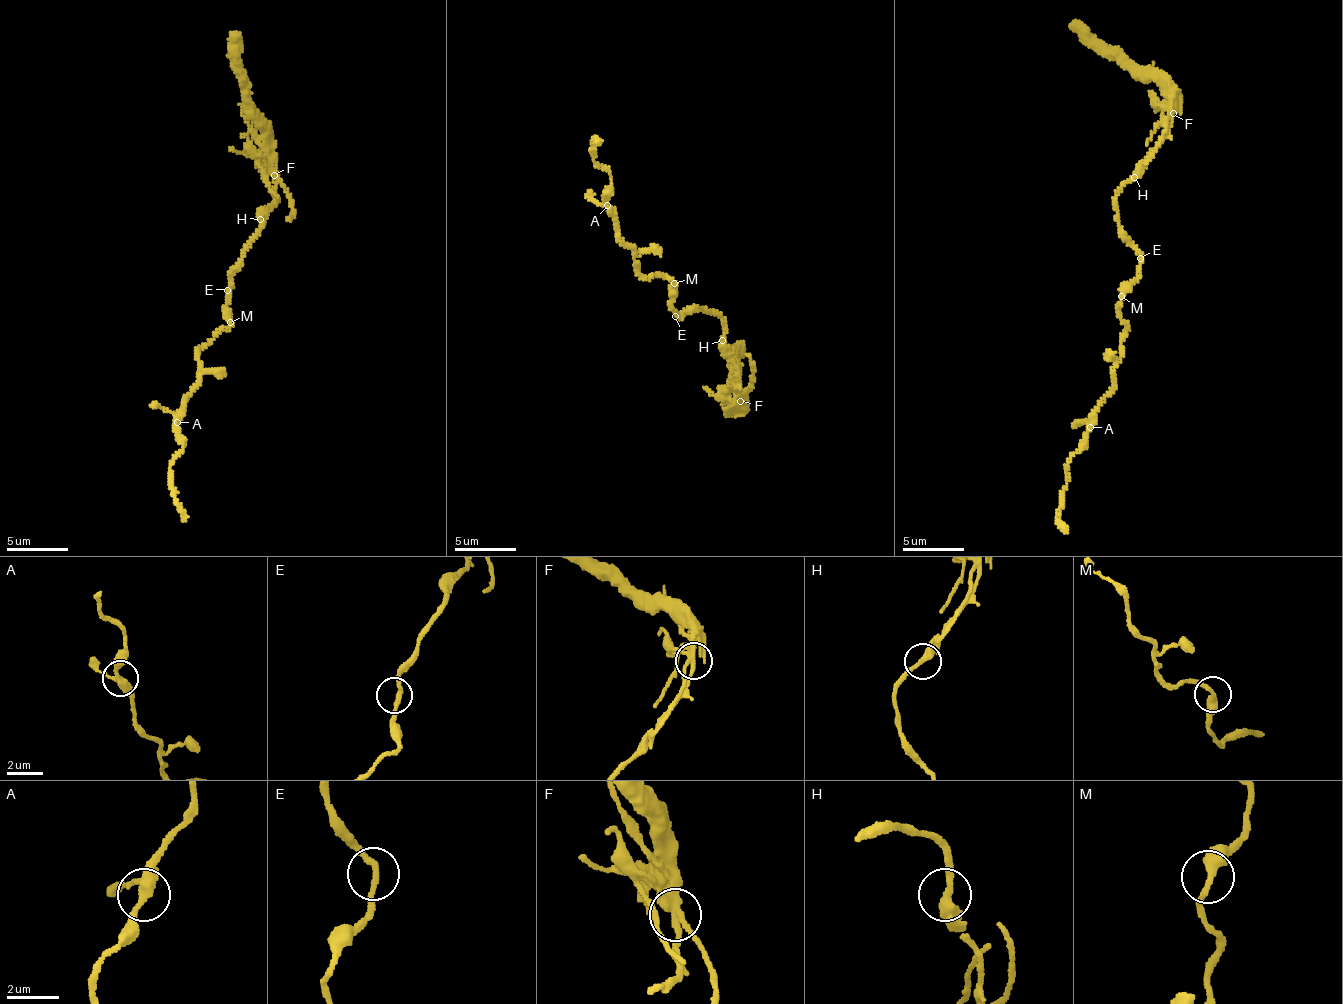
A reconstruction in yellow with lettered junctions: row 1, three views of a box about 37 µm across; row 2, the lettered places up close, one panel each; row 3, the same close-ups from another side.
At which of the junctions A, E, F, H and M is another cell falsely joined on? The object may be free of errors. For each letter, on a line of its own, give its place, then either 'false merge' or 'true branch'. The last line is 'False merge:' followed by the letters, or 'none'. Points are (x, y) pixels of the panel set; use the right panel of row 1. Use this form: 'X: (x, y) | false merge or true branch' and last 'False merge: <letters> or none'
A: (1090, 427) | true branch
E: (1140, 258) | true branch
F: (1173, 113) | false merge
H: (1134, 177) | true branch
M: (1121, 296) | true branch
False merge: F

